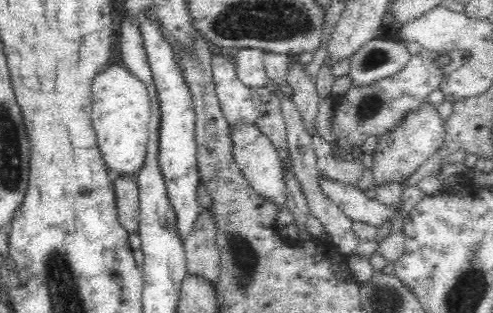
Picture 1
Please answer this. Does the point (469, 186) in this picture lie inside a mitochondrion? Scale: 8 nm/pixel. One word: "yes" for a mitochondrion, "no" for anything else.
no

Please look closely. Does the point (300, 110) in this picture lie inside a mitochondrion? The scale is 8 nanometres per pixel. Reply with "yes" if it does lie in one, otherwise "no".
no

